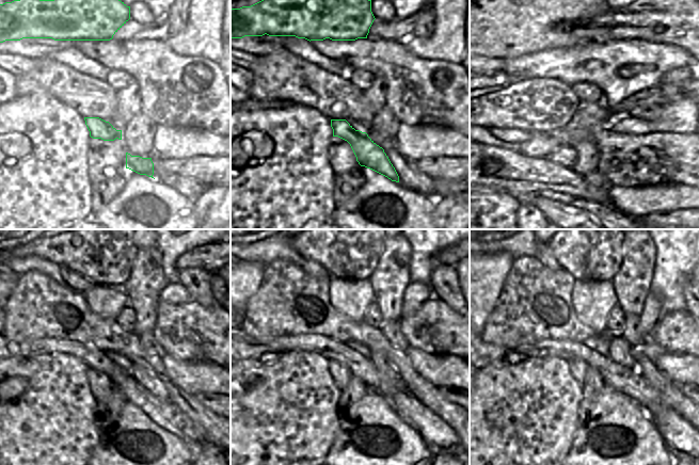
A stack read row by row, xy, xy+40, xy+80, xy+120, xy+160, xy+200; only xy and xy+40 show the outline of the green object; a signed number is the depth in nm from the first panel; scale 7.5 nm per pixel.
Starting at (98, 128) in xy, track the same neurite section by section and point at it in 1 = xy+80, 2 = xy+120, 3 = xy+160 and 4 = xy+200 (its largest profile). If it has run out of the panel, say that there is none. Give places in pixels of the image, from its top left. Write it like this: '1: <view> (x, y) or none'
1: xy+80 (605, 150)
2: xy+120 (165, 414)
3: xy+160 (431, 428)
4: xy+200 (685, 444)

